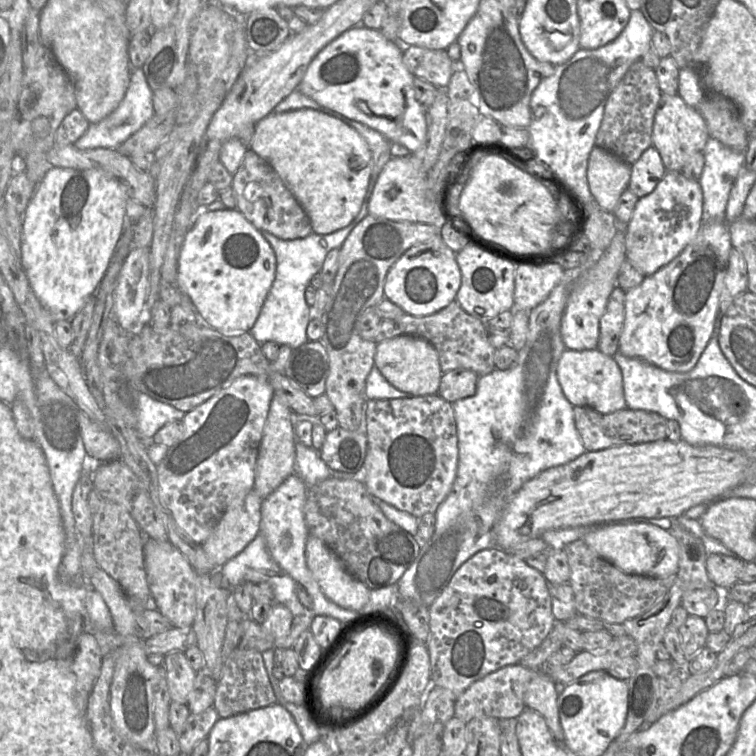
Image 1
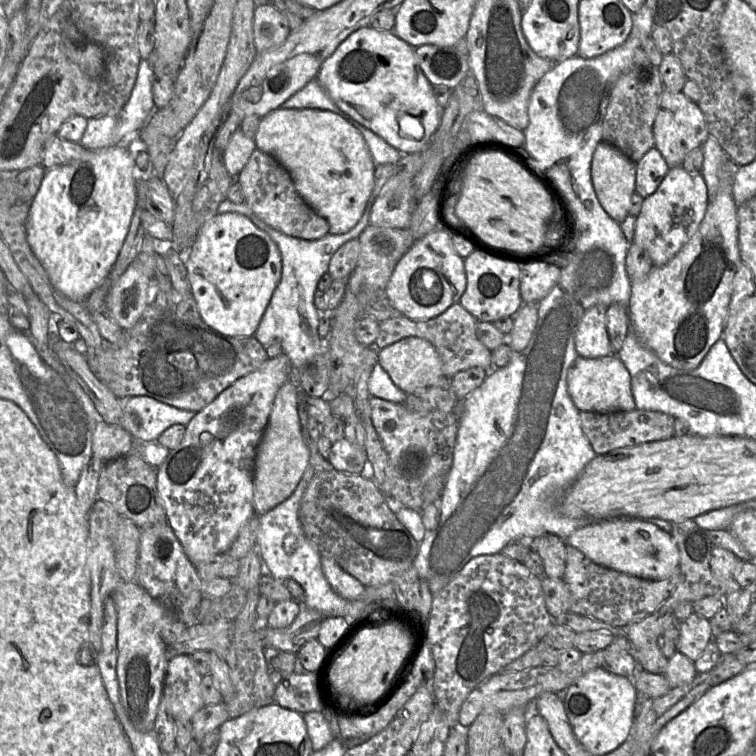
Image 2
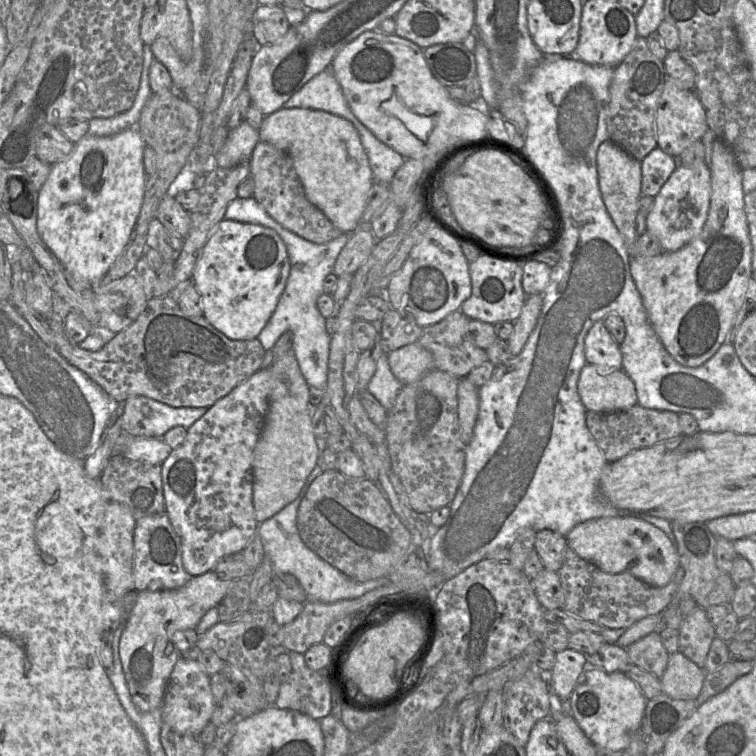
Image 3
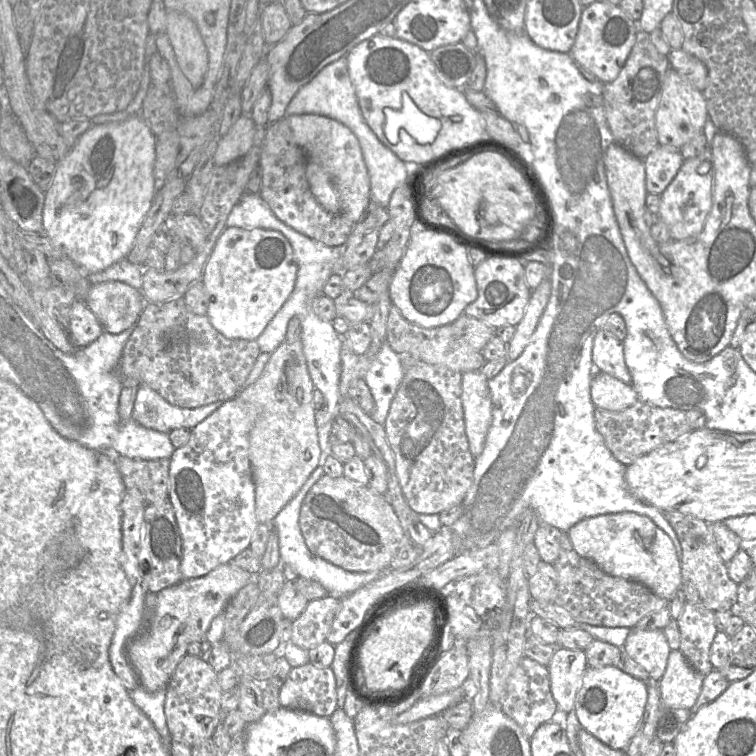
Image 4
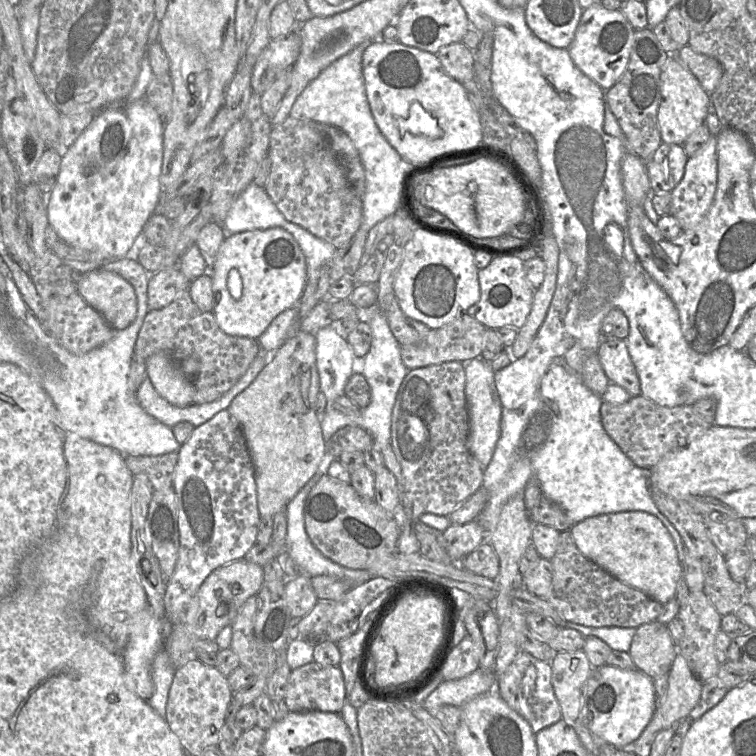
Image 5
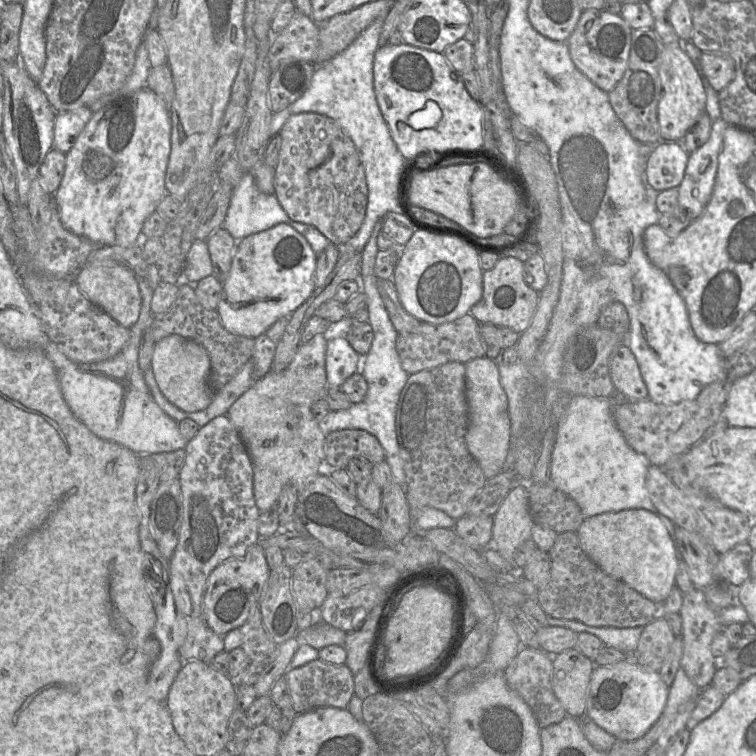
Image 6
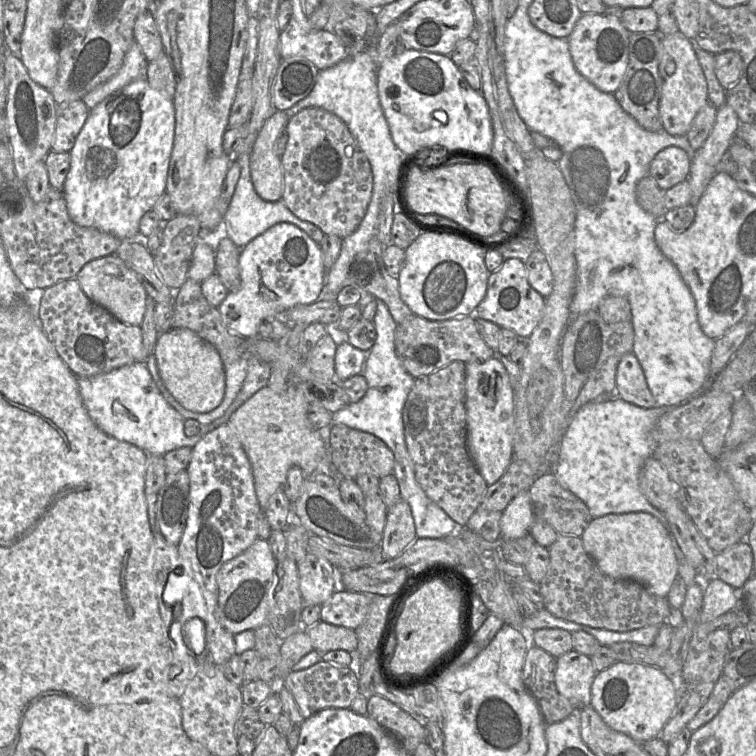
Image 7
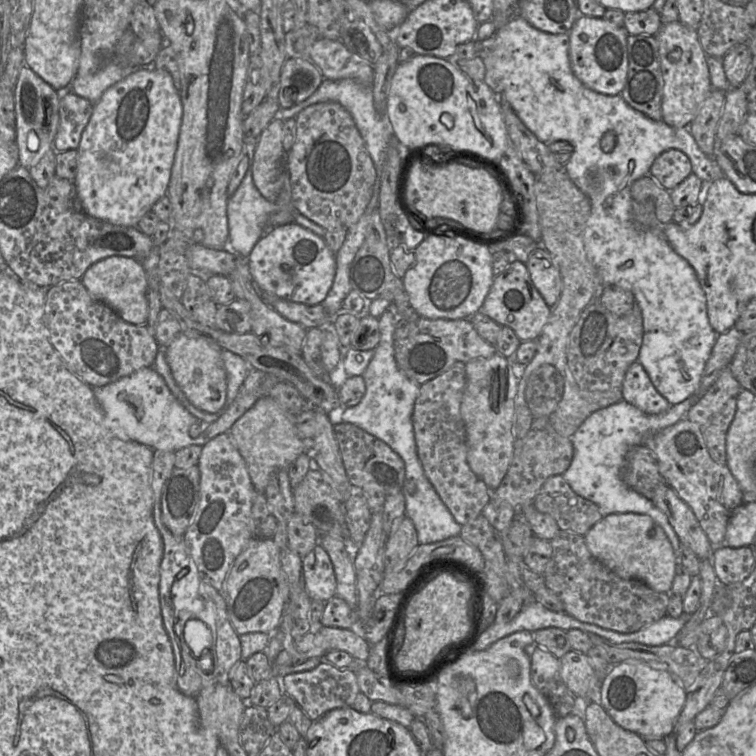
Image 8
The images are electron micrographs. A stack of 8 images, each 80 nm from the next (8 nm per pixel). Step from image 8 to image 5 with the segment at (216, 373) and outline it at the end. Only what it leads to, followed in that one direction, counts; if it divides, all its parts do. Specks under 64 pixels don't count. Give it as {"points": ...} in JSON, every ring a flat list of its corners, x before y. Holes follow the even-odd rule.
{"points":[[158,352,147,359,146,375,157,392,171,404,178,407,193,404,194,384,169,353]]}

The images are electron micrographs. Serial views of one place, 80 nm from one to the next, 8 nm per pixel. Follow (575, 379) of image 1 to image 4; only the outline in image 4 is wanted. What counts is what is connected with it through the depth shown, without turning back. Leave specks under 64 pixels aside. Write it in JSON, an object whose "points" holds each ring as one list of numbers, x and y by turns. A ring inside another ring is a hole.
{"points":[[596,371,591,380,590,393,595,408,614,412,627,409,639,400,631,384,600,371]]}

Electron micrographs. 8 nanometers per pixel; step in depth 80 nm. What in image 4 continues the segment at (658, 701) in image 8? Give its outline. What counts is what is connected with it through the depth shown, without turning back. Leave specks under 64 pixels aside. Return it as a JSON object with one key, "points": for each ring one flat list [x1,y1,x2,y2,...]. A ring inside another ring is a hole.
{"points":[[616,666,587,667,574,710,584,730,610,748,625,751,643,720,647,698,647,684]]}

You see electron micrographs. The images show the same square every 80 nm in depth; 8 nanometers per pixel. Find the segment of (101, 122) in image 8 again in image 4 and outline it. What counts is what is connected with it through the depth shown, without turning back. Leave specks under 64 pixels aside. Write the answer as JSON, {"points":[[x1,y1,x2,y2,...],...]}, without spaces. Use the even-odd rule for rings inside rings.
{"points":[[140,114,132,116,125,121,107,123,101,125,91,125,91,127,81,135,71,151,57,163,55,175,49,189,45,192,45,201,42,212,42,223,49,238,73,260,80,268,87,273,102,271,116,262,125,259,130,252,137,233,152,205,156,192,156,179,154,177,154,165,156,161,156,136,141,118]]}

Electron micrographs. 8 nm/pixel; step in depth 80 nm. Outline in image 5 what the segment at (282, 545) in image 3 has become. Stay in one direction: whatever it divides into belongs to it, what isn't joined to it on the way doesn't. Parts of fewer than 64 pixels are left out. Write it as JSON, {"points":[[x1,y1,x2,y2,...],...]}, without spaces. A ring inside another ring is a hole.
{"points":[[325,455,314,477,296,494,296,496,294,496,288,502,284,508,287,515,287,534,285,538,286,554,296,562,304,574,307,574,311,577,320,575,334,576,346,580,352,584,358,585,369,581,373,578,373,575,367,570,346,568,328,559,313,545,305,530,303,512,306,498,320,477,326,474,328,466,332,460,334,460,332,457]]}

